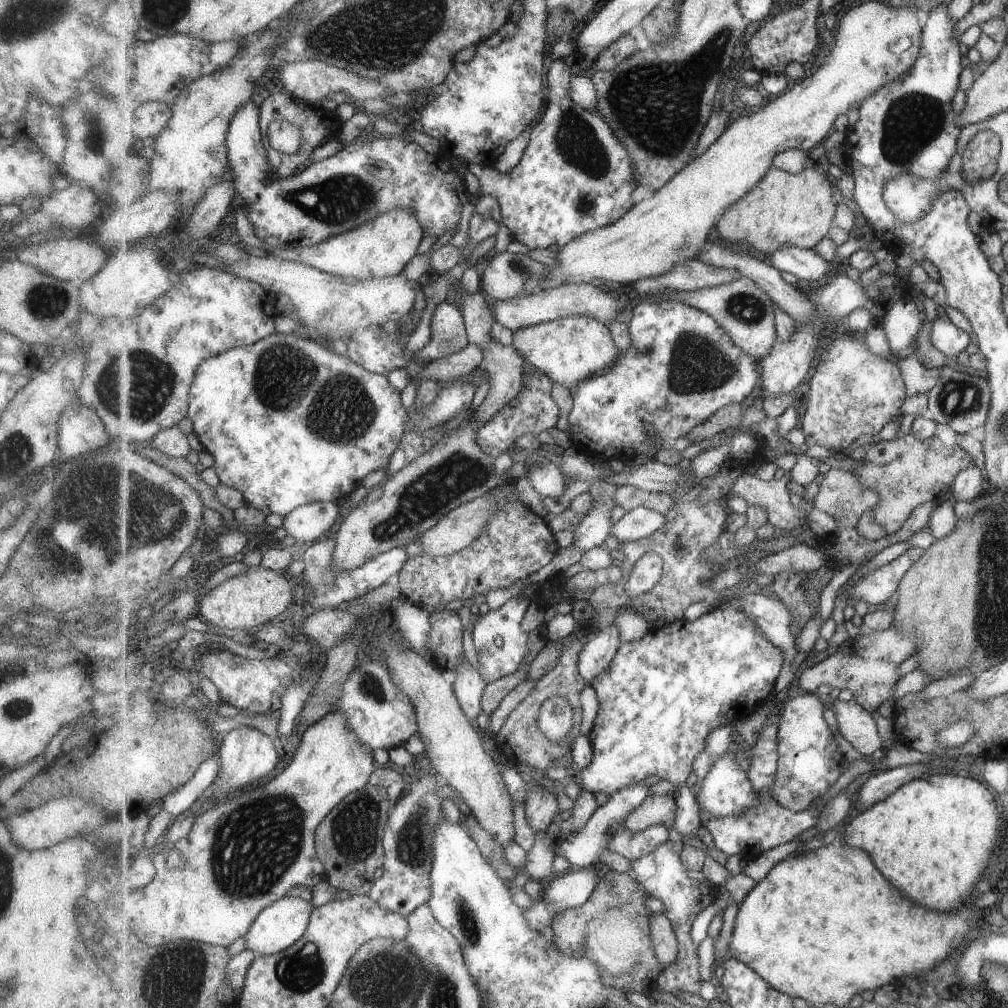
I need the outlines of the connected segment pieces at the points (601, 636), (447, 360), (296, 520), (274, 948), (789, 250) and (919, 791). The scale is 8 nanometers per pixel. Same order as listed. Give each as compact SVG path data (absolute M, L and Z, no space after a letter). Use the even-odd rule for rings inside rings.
M615 622L609 628L603 628L599 634L592 634L577 660L580 675L587 683L599 678L609 670L611 662L621 648L621 628Z
M469 343L459 352L427 363L427 366L422 370L421 377L435 382L447 382L469 374L479 367L482 361L483 352L481 348L475 343Z
M316 502L306 504L296 508L284 517L284 522L281 529L286 531L290 540L302 540L305 546L317 541L317 538L327 536L329 530L337 524L339 520L339 505L338 503Z
M283 897L275 904L268 906L257 917L251 930L244 935L246 948L251 950L251 952L255 952L259 957L271 956L287 950L287 948L293 946L293 944L299 942L305 936L312 912L315 909L316 907L312 900L309 902L300 897Z
M781 246L768 258L772 265L781 272L790 272L797 278L805 278L809 282L820 283L823 276L831 270L831 264L819 256L813 249L804 249L796 246Z
M956 772L931 774L903 784L889 798L855 816L845 826L845 842L851 848L873 854L873 860L877 868L885 872L885 878L895 888L901 888L913 902L937 912L955 912L965 906L979 882L985 888L985 876L999 844L999 818L995 794L979 782L979 777L958 776Z

